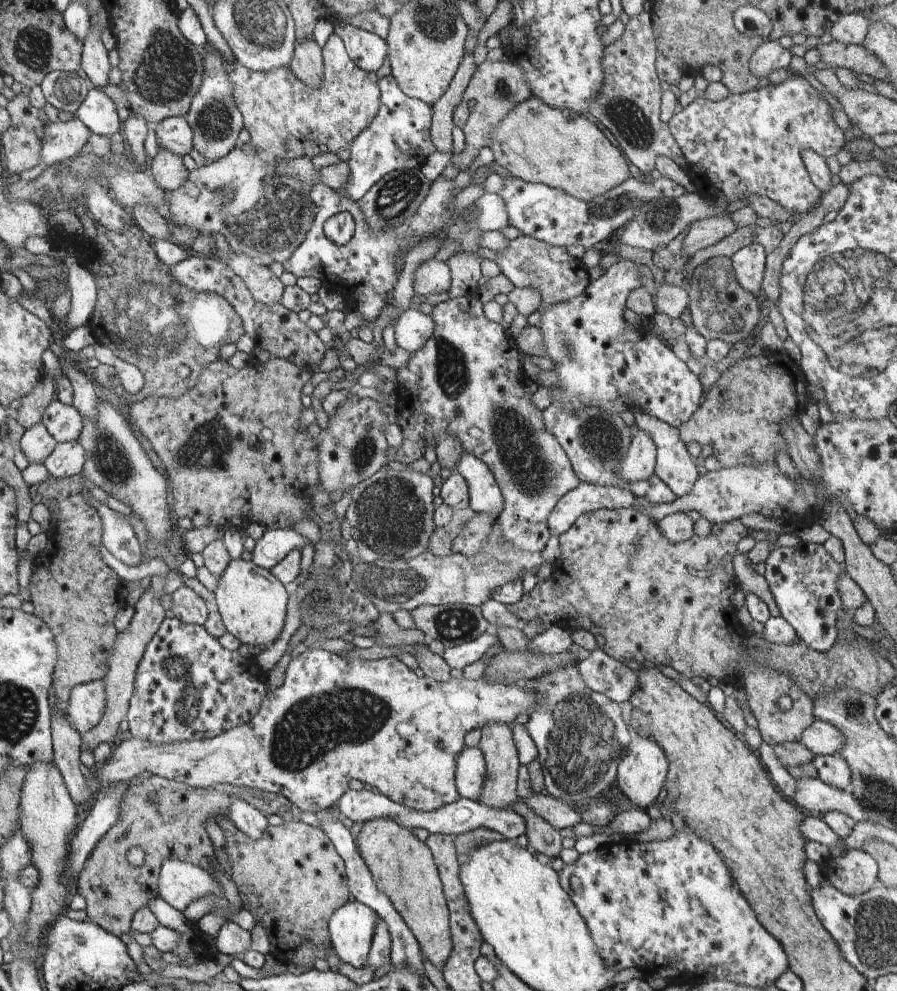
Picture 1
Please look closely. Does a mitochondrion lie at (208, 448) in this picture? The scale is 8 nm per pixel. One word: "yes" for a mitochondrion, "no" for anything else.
yes

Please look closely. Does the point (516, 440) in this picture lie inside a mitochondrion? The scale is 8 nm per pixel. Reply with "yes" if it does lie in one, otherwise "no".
yes

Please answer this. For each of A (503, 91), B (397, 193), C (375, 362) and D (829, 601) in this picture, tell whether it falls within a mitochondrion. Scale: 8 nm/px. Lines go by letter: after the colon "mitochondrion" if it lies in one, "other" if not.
A: mitochondrion
B: mitochondrion
C: other
D: other

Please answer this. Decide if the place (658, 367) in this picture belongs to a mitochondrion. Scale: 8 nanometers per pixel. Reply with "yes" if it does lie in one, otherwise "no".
no

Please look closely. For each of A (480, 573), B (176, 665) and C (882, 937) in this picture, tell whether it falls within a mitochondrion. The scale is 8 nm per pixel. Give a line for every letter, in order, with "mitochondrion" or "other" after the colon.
A: other
B: mitochondrion
C: mitochondrion

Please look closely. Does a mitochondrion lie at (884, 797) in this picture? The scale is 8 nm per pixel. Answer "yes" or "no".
yes

